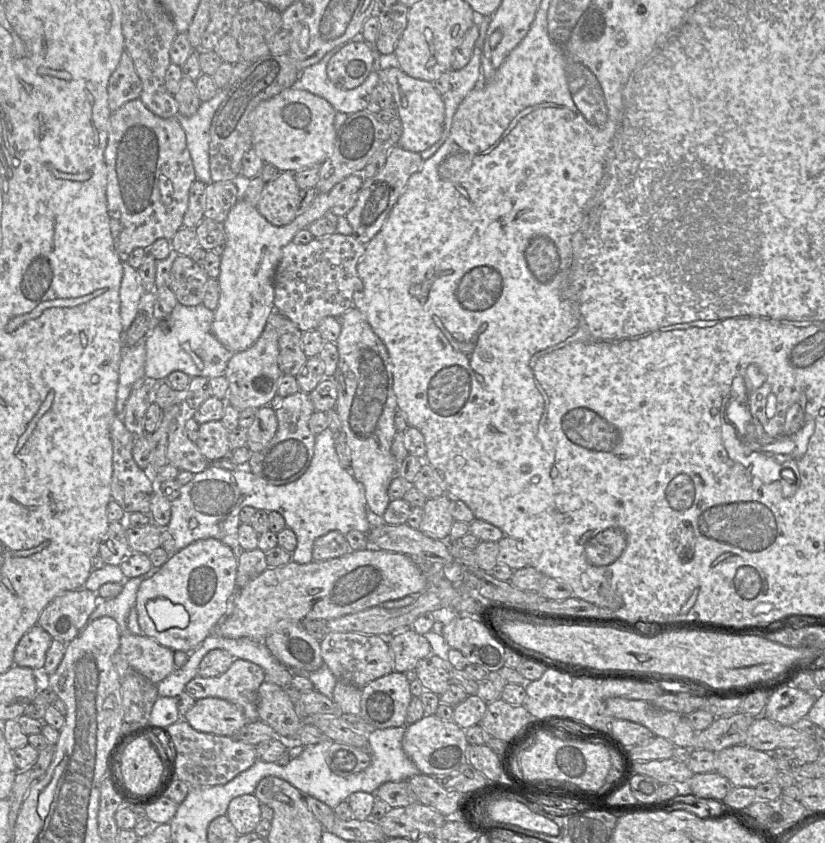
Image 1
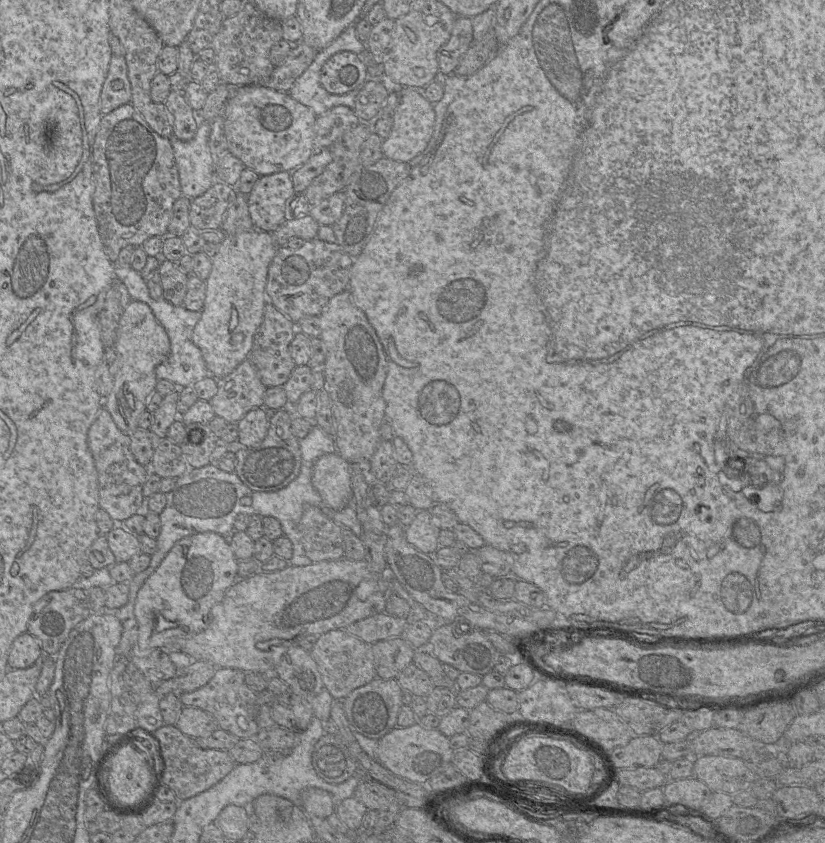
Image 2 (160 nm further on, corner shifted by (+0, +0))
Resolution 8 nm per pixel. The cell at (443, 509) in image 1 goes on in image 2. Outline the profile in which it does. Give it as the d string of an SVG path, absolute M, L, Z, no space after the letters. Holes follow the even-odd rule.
M420 510L412 523L404 529L407 542L419 551L431 555L438 548L441 529L433 523L429 510Z

